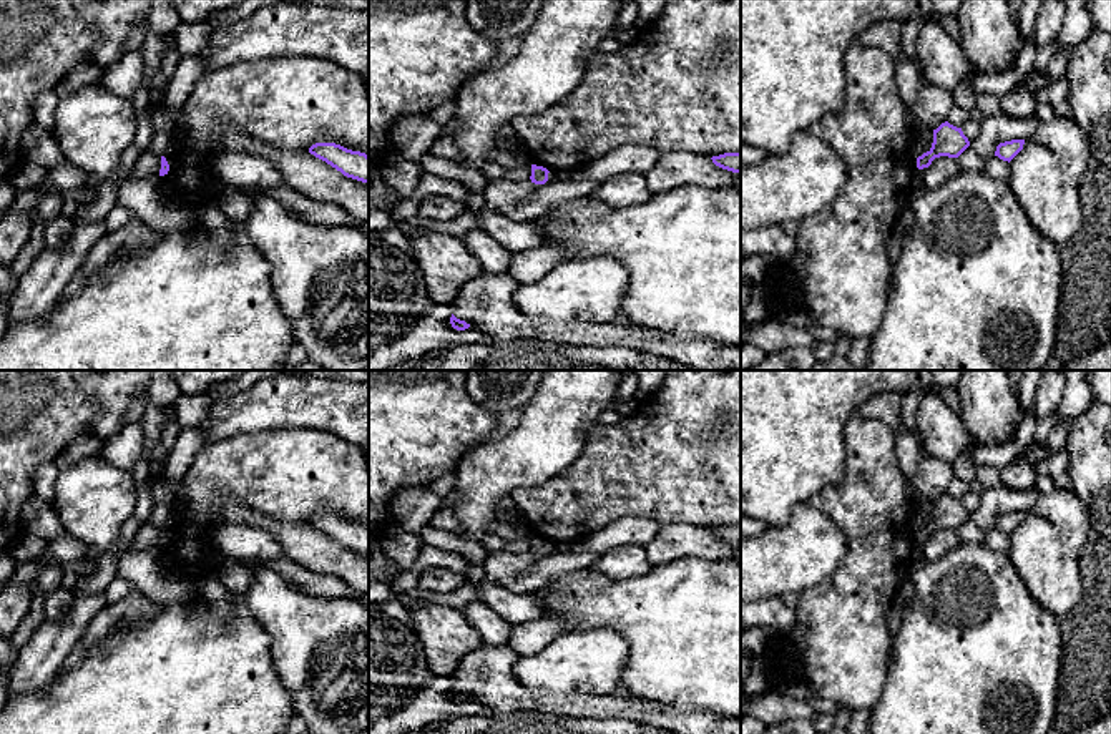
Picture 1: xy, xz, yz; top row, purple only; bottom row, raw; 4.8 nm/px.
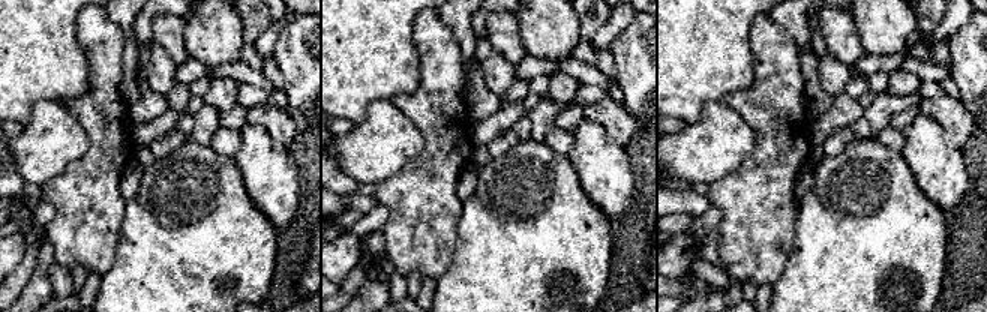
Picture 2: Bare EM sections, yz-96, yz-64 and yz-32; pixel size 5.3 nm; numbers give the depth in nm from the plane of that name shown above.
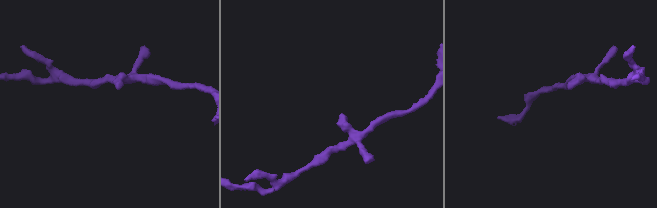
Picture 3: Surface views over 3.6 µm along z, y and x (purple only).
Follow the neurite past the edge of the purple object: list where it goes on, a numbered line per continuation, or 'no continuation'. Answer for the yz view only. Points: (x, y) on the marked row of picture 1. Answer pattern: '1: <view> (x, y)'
no continuation

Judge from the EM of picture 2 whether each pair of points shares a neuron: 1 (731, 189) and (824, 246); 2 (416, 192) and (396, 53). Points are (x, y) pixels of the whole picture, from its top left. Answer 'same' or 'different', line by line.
1: different
2: different

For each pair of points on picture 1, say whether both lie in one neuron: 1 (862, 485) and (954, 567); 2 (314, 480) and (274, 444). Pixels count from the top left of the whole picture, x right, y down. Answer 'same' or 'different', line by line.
1: different
2: same

